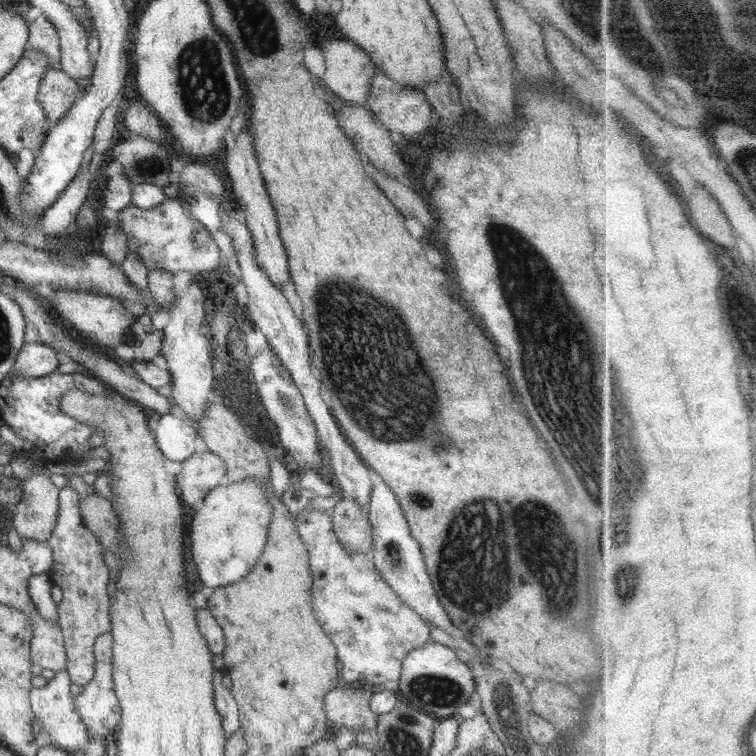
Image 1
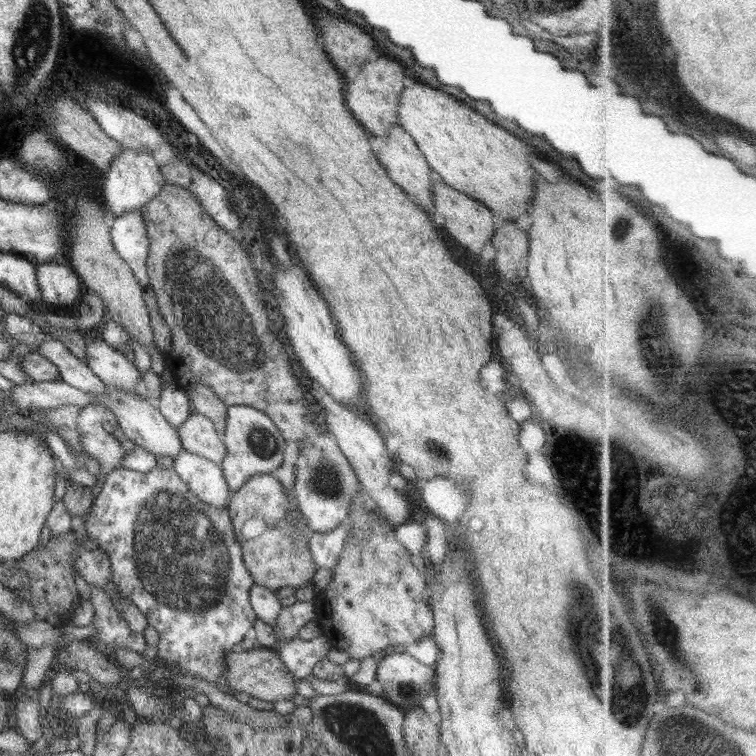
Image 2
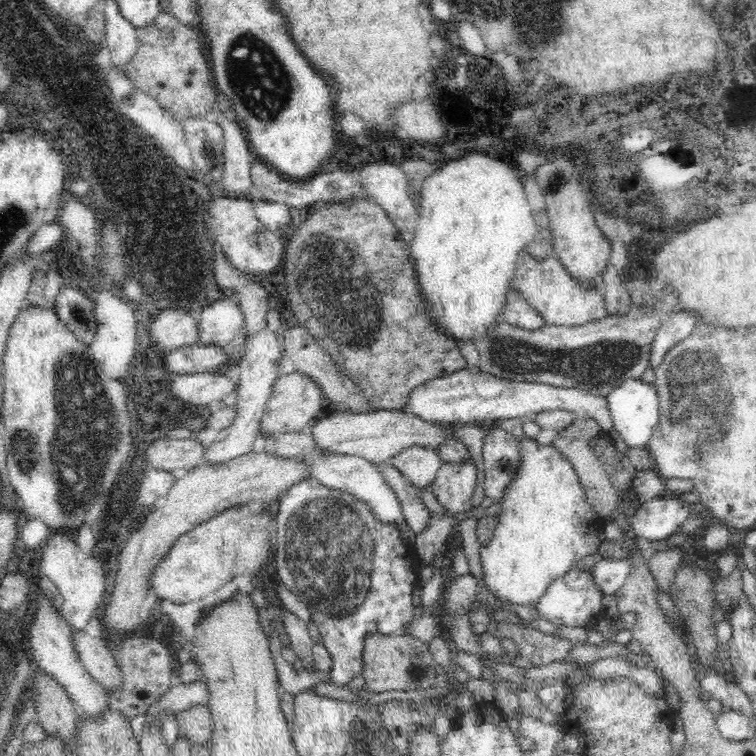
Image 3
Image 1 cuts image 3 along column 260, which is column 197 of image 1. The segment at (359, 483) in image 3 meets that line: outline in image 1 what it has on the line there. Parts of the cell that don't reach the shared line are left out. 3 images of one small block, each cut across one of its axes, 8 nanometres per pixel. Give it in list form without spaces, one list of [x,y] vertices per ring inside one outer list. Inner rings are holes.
[[[163,414],[153,425],[158,448],[171,464],[180,465],[196,453],[197,430],[185,419]]]

